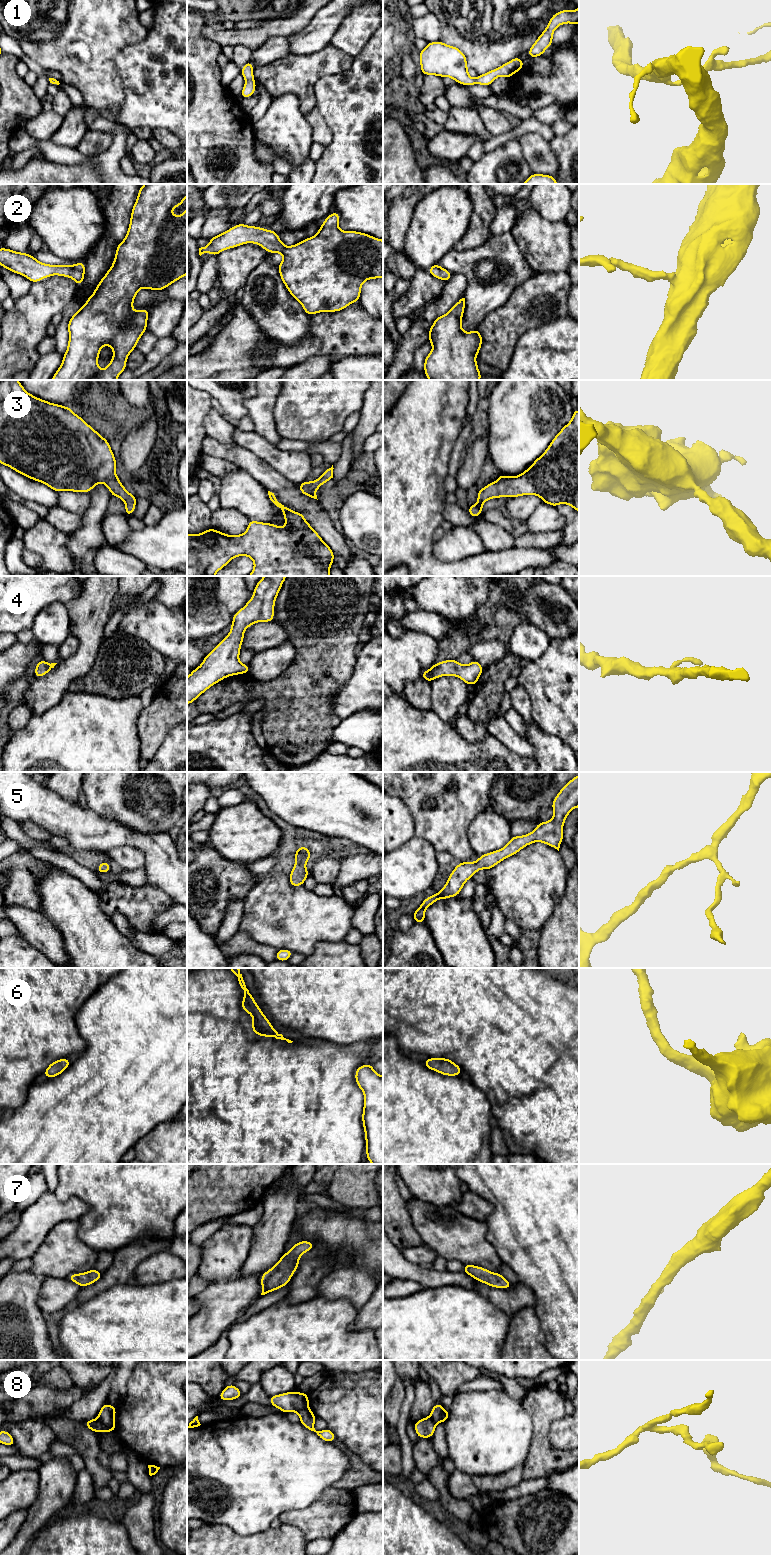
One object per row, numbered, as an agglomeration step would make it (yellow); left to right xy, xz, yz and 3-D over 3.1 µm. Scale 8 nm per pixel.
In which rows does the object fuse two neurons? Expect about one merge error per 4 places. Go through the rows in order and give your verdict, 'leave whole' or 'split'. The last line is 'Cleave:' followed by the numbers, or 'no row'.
1: leave whole
2: leave whole
3: leave whole
4: leave whole
5: leave whole
6: leave whole
7: leave whole
8: split
Cleave: 8

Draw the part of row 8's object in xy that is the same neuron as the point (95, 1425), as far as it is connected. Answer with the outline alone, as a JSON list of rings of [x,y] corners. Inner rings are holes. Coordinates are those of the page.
[[[95,1418],[86,1421],[84,1425],[90,1430],[92,1430],[94,1433],[115,1431],[111,1426],[107,1426],[100,1419],[96,1420]]]

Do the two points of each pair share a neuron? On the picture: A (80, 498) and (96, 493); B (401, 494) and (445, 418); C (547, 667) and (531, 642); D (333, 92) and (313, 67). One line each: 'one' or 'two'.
A: two
B: one
C: two
D: two

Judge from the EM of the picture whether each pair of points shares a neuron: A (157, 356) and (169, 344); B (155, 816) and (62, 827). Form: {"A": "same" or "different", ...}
{"A": "same", "B": "different"}

